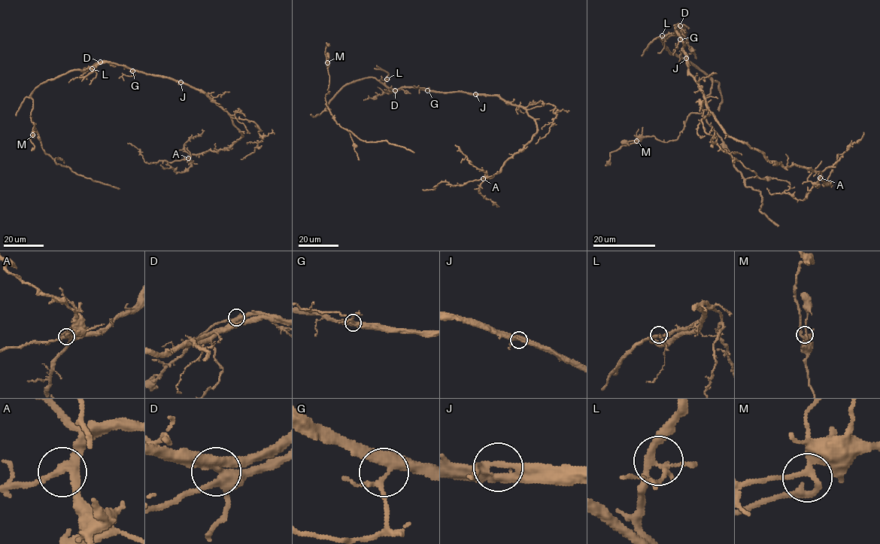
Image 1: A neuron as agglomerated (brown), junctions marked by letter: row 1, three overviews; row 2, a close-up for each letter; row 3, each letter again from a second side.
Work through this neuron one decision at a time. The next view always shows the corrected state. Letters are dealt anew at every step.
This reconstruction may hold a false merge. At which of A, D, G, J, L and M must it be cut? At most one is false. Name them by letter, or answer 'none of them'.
none of them

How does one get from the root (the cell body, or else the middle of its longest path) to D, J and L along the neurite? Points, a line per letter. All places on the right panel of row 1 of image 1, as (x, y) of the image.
D: (682, 42), (676, 31), (676, 25), (680, 25)
J: (682, 42), (686, 57)
L: (682, 42), (677, 34), (676, 25), (678, 28), (675, 31), (662, 35)

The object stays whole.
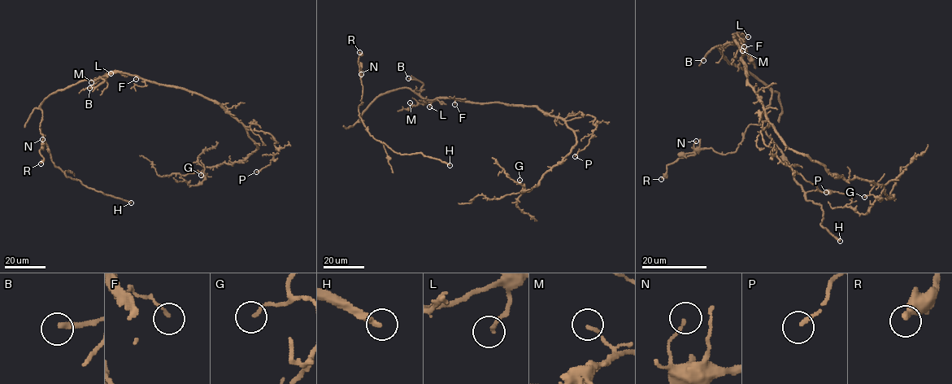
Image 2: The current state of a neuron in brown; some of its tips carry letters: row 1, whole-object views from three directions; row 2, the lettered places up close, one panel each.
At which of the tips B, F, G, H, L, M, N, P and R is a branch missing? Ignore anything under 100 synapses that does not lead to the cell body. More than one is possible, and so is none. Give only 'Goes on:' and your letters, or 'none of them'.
Goes on: B, H

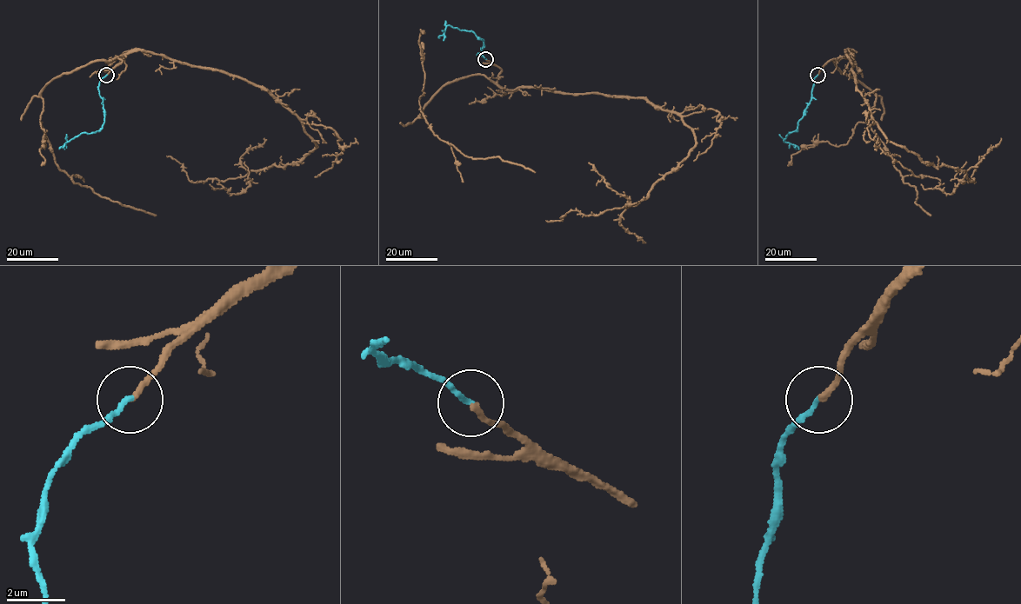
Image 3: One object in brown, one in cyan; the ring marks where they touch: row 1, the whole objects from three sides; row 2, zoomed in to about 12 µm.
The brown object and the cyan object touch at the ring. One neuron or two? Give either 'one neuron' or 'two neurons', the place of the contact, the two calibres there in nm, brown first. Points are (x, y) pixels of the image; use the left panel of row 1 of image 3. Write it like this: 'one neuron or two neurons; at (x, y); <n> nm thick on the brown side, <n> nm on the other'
one neuron; at (106, 75); 190 nm thick on the brown side, 140 nm on the other

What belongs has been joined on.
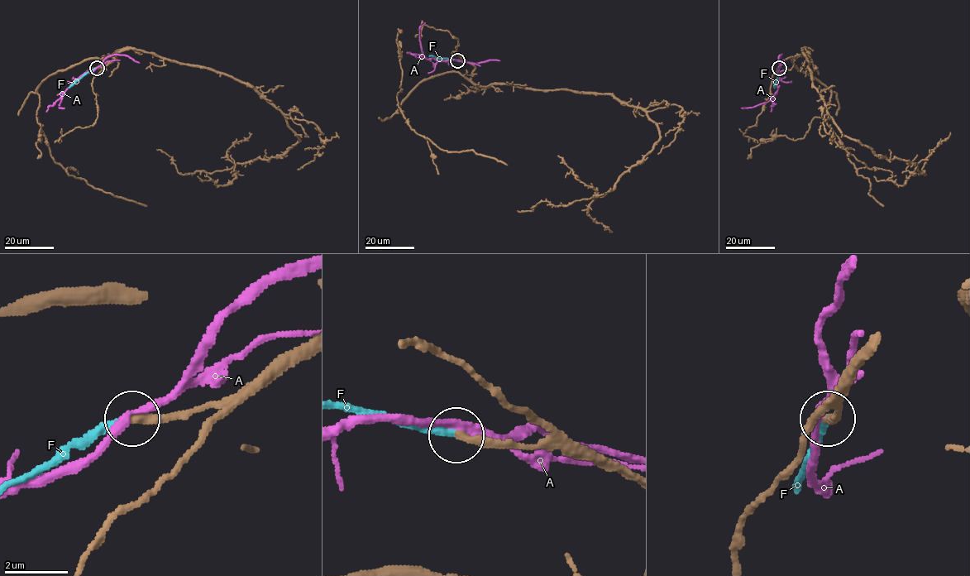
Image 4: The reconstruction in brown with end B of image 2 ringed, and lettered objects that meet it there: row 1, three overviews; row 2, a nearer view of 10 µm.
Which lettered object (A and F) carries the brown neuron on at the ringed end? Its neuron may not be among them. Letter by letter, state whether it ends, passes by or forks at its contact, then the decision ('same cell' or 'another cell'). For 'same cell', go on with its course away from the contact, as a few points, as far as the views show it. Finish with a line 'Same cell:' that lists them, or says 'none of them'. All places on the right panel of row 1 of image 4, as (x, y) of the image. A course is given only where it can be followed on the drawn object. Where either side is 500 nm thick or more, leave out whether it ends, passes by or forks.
A: it passes by; another cell
F: it ends there; same cell; it runs (779, 67), (775, 88)
Same cell: F

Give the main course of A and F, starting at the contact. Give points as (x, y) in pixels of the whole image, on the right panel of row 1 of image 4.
A: (779, 67), (777, 90), (774, 94), (767, 101), (755, 106), (742, 108)
F: (779, 67), (775, 88)

